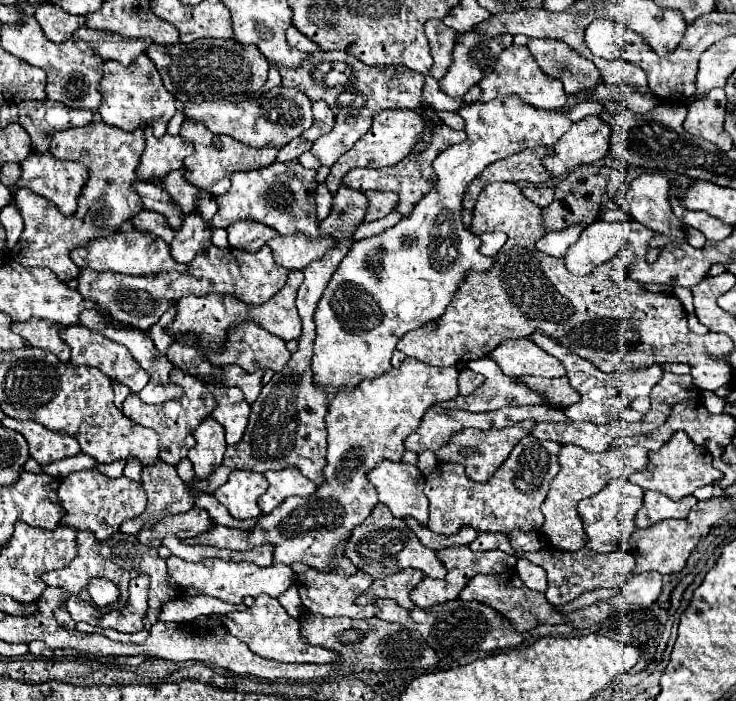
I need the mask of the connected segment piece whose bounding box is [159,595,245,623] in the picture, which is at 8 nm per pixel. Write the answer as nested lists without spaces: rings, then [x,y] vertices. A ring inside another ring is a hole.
[[[179,597],[167,605],[163,605],[159,619],[161,621],[173,621],[173,623],[191,623],[201,615],[213,615],[213,613],[231,613],[231,611],[243,611],[245,605],[233,605],[223,603],[213,597]]]

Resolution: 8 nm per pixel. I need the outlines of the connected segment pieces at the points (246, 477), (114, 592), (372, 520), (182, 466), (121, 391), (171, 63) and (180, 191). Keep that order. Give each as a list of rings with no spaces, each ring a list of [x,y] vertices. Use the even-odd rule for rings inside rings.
[[[231,471],[229,481],[215,491],[215,497],[235,519],[253,519],[261,515],[257,501],[265,491],[267,479],[261,473]]]
[[[91,579],[89,581],[89,595],[97,607],[107,607],[107,605],[113,605],[121,593],[113,581]]]
[[[377,503],[373,513],[367,517],[367,521],[353,529],[351,541],[347,541],[347,549],[343,553],[347,553],[347,559],[351,559],[351,563],[359,571],[371,575],[373,579],[387,577],[387,575],[403,571],[407,567],[417,569],[425,577],[433,577],[433,579],[443,579],[447,575],[447,571],[445,571],[443,563],[437,559],[435,551],[421,545],[419,539],[415,537],[415,533],[405,525],[405,521],[393,517],[391,511],[387,509],[387,505],[383,505],[383,503]]]
[[[189,459],[179,461],[179,463],[175,465],[175,469],[177,469],[177,475],[179,475],[183,481],[191,481],[191,479],[195,477],[195,473],[193,473],[193,465],[191,465]]]
[[[119,381],[113,382],[112,387],[115,394],[114,403],[120,409],[126,397],[130,393],[130,390],[127,386],[125,386]]]
[[[193,41],[193,43],[177,43],[177,45],[151,45],[147,49],[149,59],[157,65],[157,71],[163,77],[165,89],[177,101],[231,101],[241,103],[253,91],[261,89],[267,81],[269,63],[261,55],[255,45],[241,45],[237,41]]]
[[[181,167],[179,171],[171,171],[167,173],[167,177],[163,179],[161,187],[171,195],[171,199],[181,205],[181,209],[185,213],[199,213],[197,201],[201,197],[201,191],[197,187],[193,187],[187,179],[185,179],[185,169]]]

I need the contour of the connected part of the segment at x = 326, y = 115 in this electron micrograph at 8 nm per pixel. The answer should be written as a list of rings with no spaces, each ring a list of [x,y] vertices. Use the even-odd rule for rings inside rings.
[[[325,101],[313,103],[313,113],[315,113],[315,123],[313,123],[311,129],[307,129],[303,133],[303,137],[307,141],[311,141],[311,143],[317,141],[321,135],[329,133],[333,129],[333,125],[335,125],[335,113],[331,113],[331,109],[329,109],[329,105]]]

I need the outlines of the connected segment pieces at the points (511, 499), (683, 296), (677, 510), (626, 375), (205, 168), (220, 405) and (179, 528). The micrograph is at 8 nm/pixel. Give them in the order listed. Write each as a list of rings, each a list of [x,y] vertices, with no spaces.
[[[527,435],[515,445],[497,473],[481,487],[465,477],[465,469],[461,465],[439,465],[433,473],[429,473],[429,477],[425,477],[425,495],[429,499],[431,513],[427,527],[433,533],[443,535],[453,535],[467,525],[485,533],[509,533],[513,529],[541,531],[545,519],[541,503],[547,497],[551,479],[559,473],[559,449],[561,445],[555,441],[539,441],[533,435]]]
[[[675,287],[673,294],[681,301],[687,314],[694,314],[693,295],[691,290],[684,287]]]
[[[647,491],[645,493],[645,503],[641,511],[635,517],[635,525],[645,529],[649,525],[655,525],[665,519],[683,519],[687,513],[697,505],[697,499],[693,495],[683,497],[679,501],[671,501],[669,497],[663,497],[661,493]]]
[[[533,333],[531,339],[549,355],[557,357],[563,367],[567,369],[567,377],[573,389],[577,389],[581,393],[579,403],[571,405],[565,409],[565,415],[571,421],[589,421],[589,423],[611,423],[615,419],[619,419],[619,413],[629,407],[629,403],[635,397],[641,395],[649,395],[649,391],[653,389],[653,385],[657,385],[663,377],[663,367],[661,365],[651,365],[645,369],[635,369],[635,371],[615,371],[615,373],[603,373],[599,371],[593,363],[589,363],[583,357],[577,357],[575,353],[571,353],[567,347],[559,345],[555,339],[541,335],[541,333]]]
[[[189,119],[183,121],[181,137],[191,137],[193,145],[195,145],[195,153],[185,159],[187,179],[193,185],[197,185],[199,189],[203,189],[203,191],[207,191],[207,193],[211,193],[215,197],[227,193],[227,189],[229,189],[229,175],[231,173],[267,167],[277,157],[277,149],[275,147],[255,149],[255,147],[243,145],[243,143],[239,143],[233,137],[227,137],[227,135],[213,135],[203,123],[195,123],[195,121],[189,121]]]
[[[209,385],[209,389],[217,401],[217,407],[211,411],[211,417],[225,427],[227,445],[239,443],[247,427],[251,405],[245,401],[243,393],[237,387]]]
[[[193,507],[187,513],[177,513],[177,515],[167,515],[161,521],[157,521],[151,529],[139,531],[141,543],[147,547],[161,547],[161,539],[165,535],[175,535],[179,539],[185,537],[195,537],[199,533],[205,533],[207,529],[213,527],[213,521],[205,509]]]

